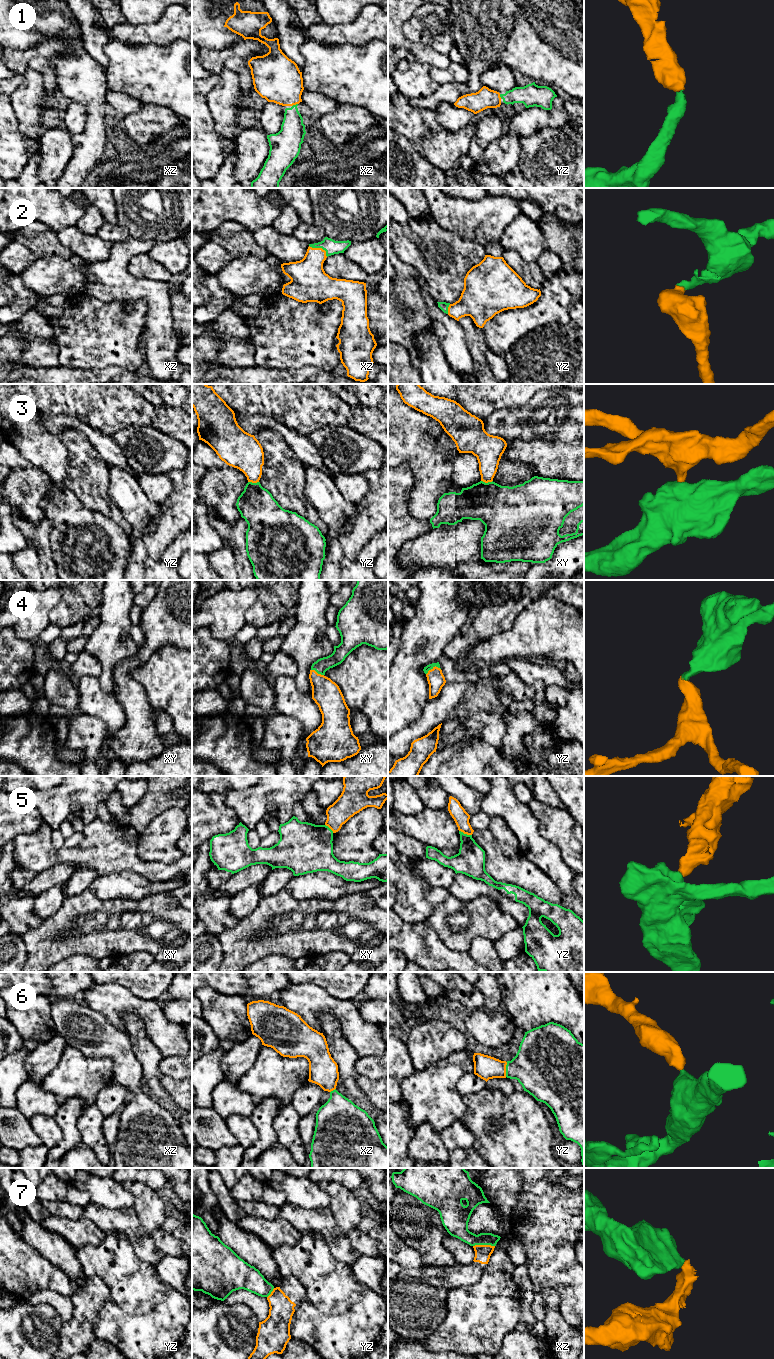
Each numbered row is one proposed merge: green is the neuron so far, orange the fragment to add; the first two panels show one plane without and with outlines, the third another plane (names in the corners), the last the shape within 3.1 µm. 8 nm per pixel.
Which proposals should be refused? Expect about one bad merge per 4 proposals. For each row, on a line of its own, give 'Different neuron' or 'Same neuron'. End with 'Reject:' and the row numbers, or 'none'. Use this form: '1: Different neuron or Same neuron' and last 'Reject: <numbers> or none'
1: Same neuron
2: Same neuron
3: Different neuron
4: Same neuron
5: Different neuron
6: Same neuron
7: Different neuron
Reject: 3, 5, 7

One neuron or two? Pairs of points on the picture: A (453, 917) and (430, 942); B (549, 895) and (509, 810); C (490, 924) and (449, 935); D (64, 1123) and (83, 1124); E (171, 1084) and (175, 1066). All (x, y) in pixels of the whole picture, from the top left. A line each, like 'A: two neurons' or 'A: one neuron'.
A: two neurons
B: two neurons
C: one neuron
D: two neurons
E: two neurons

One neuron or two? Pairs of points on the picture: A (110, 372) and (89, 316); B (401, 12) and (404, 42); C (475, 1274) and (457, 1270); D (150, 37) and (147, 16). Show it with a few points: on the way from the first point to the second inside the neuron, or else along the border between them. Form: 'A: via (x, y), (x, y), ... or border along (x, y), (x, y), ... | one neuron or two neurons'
A: border along (85, 369), (117, 366), (131, 371) | two neurons
B: via (398, 19), (398, 35) | one neuron
C: via (471, 1274), (461, 1274) | one neuron
D: border along (165, 10), (151, 23), (131, 24), (127, 22) | two neurons

